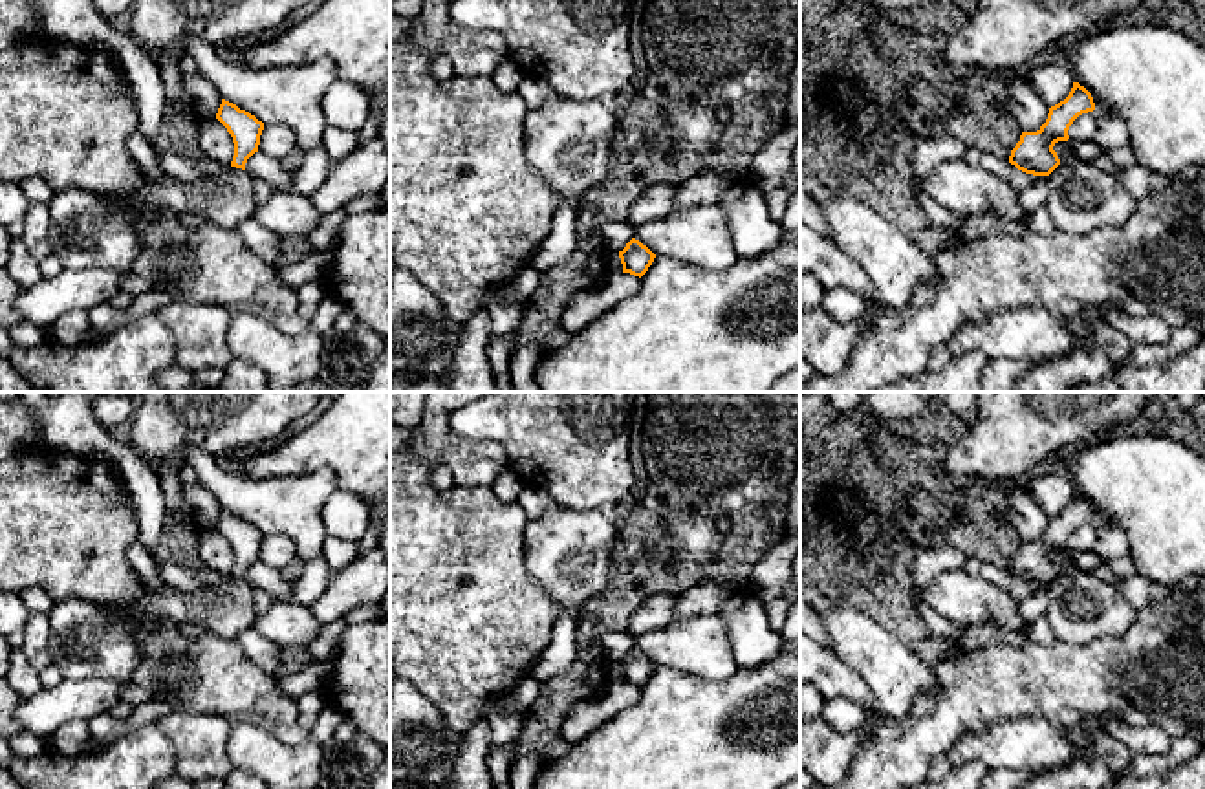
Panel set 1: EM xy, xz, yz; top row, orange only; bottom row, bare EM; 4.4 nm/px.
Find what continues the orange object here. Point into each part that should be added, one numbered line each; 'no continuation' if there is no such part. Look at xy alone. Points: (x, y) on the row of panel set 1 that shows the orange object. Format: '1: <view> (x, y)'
no continuation

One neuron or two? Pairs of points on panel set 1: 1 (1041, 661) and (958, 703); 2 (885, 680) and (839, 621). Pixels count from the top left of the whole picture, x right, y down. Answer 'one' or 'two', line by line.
1: one
2: one

